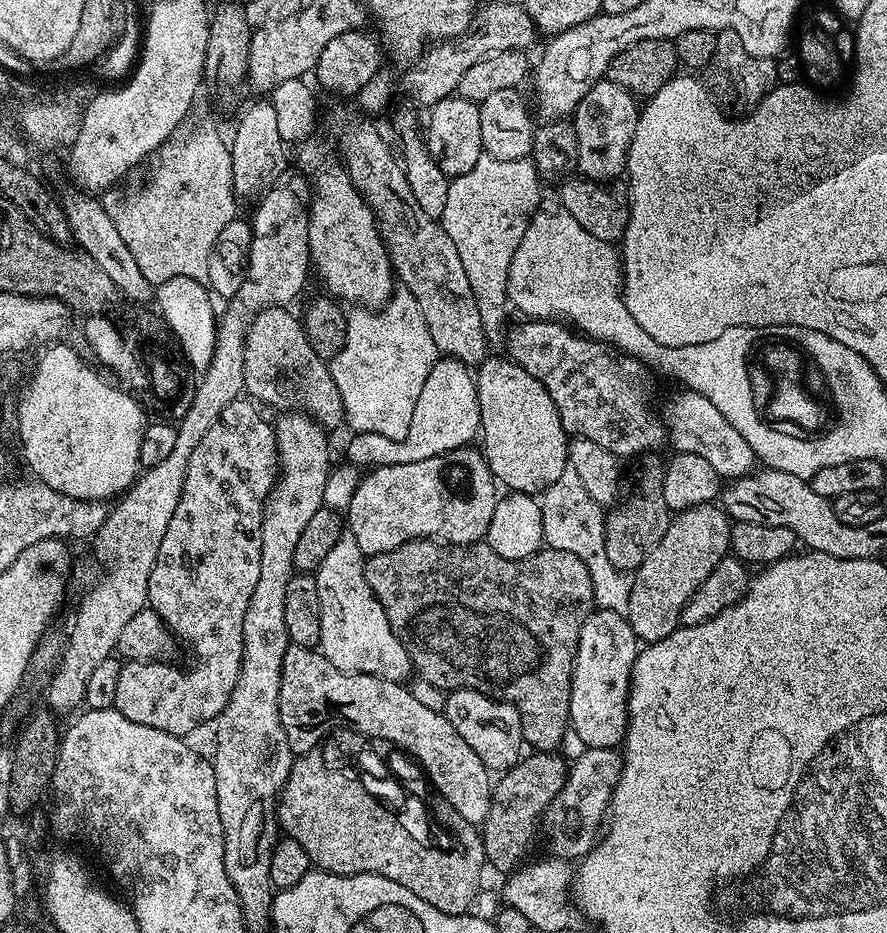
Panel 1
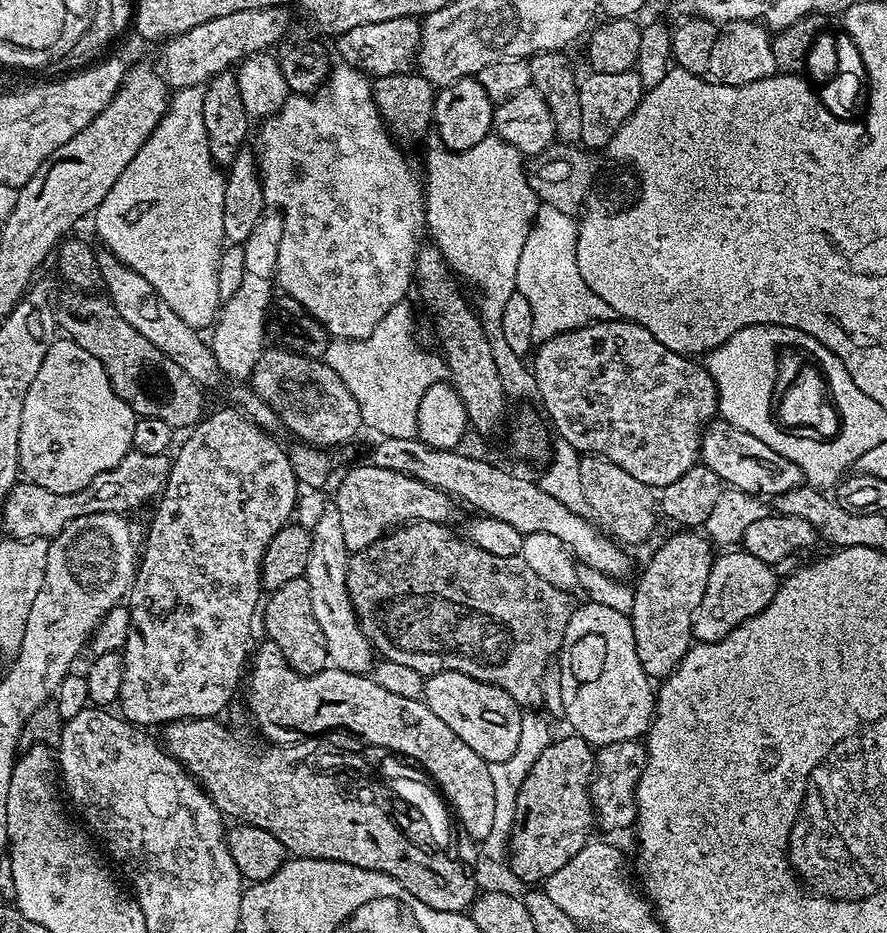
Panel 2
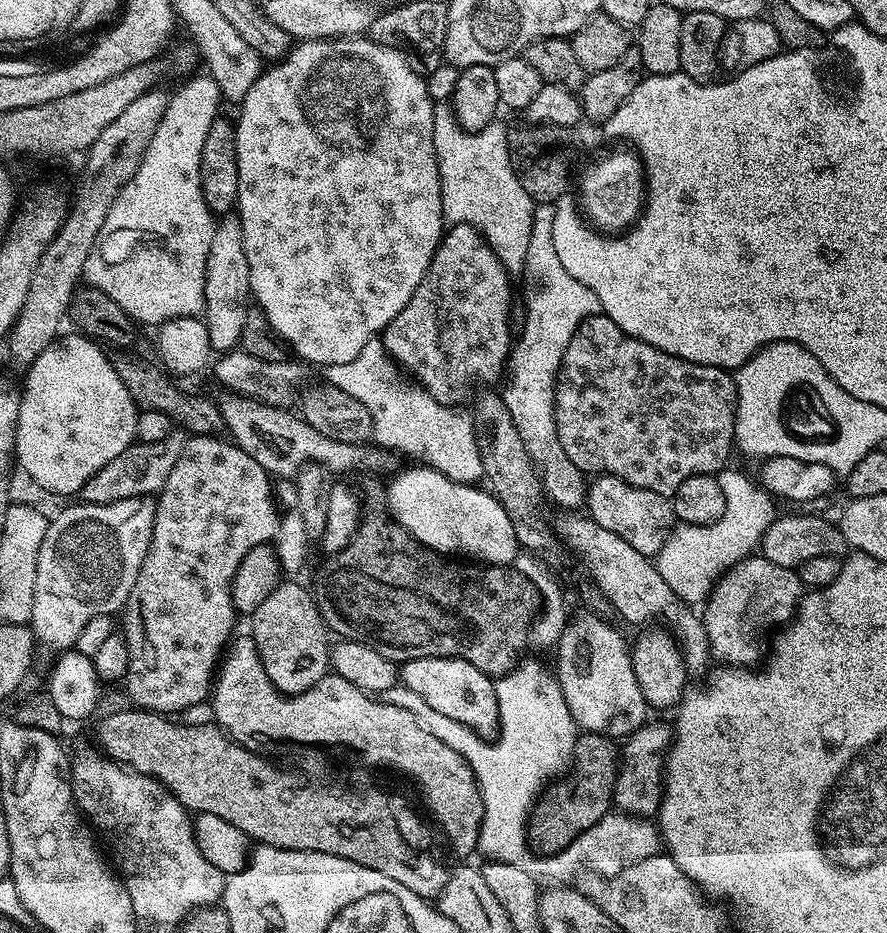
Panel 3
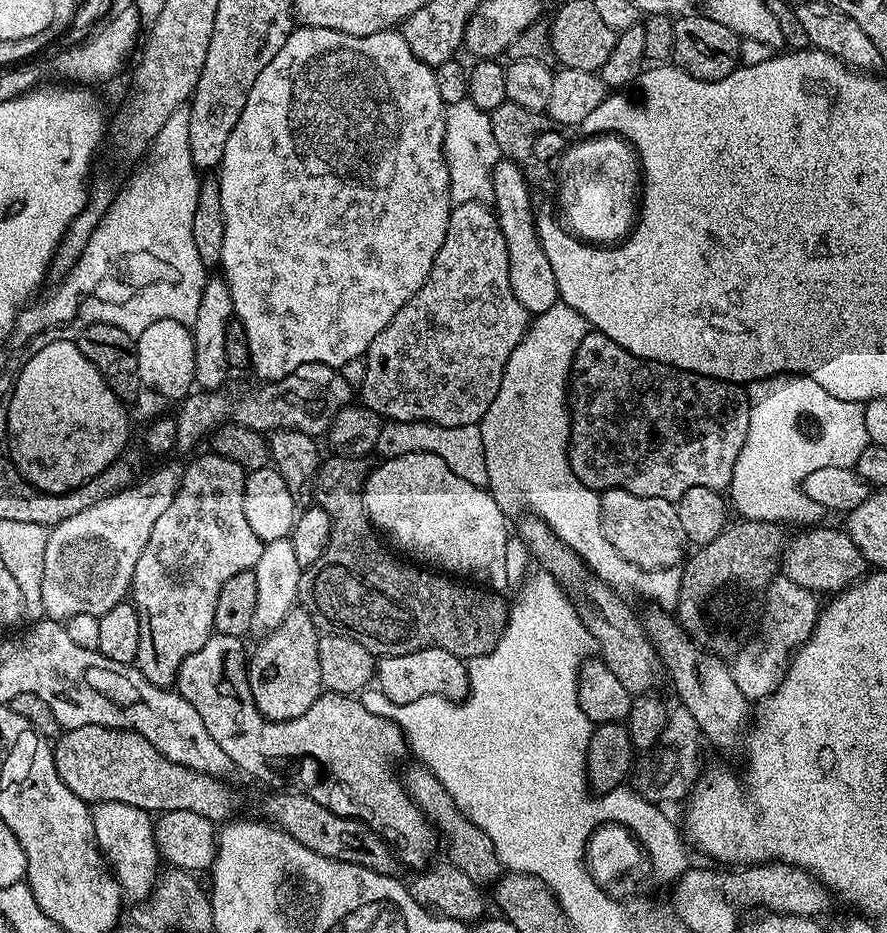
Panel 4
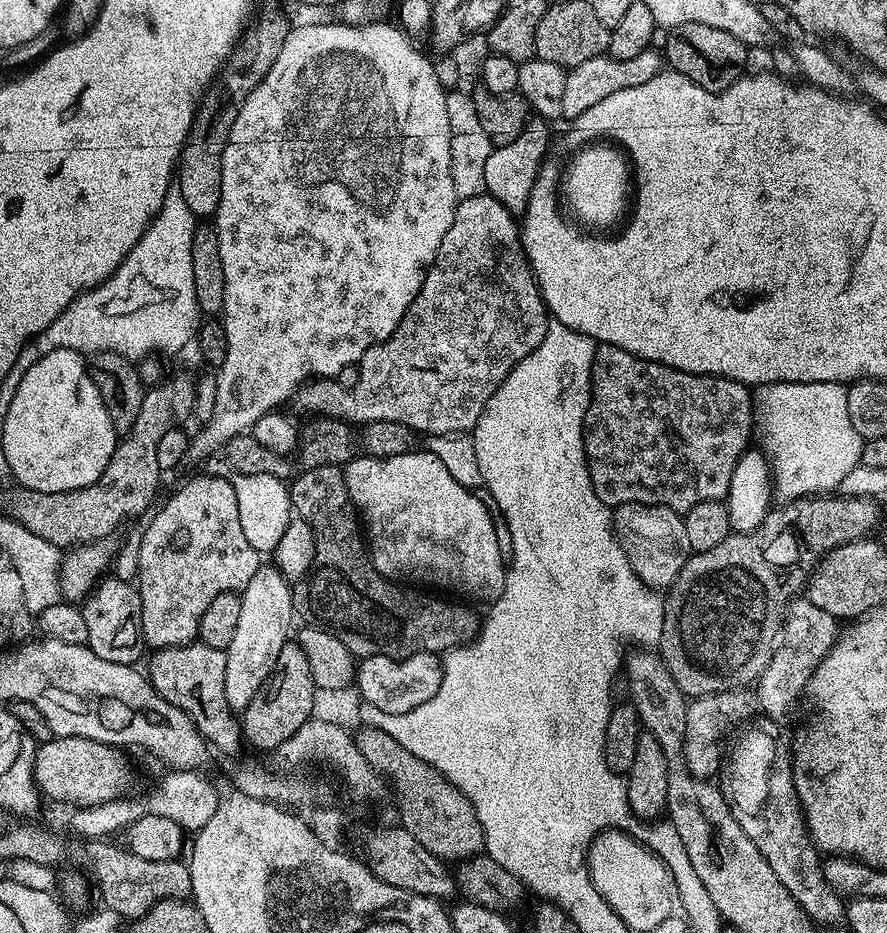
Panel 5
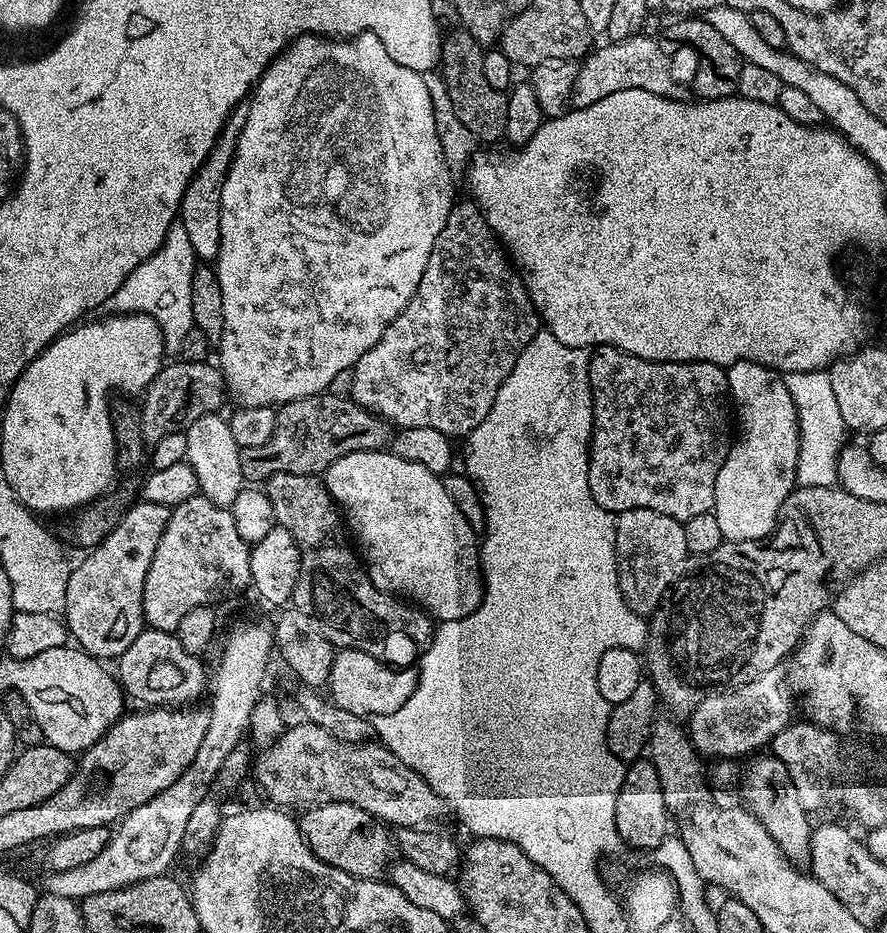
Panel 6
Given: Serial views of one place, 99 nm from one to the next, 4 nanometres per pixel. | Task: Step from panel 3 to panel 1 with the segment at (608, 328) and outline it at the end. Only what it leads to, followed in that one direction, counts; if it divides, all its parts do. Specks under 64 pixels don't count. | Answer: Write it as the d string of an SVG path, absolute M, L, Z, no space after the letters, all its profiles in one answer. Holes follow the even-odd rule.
M528 318L520 323L524 324L516 324L513 328L511 325L507 329L507 355L547 388L560 410L562 424L567 433L576 438L598 442L621 458L627 456L640 458L660 450L656 448L662 447L663 444L665 446L664 421L657 413L656 416L652 413L652 400L648 397L648 382L645 377L649 369L640 360L629 354L618 354L617 349L605 341L581 334L571 327L563 328L560 322L552 318L547 320Z

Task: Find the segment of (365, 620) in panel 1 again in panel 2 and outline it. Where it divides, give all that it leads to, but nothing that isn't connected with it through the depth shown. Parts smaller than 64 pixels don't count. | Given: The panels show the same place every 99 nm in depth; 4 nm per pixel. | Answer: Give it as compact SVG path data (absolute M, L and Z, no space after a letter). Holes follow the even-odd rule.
M328 506L316 525L310 529L312 533L312 549L308 555L308 562L304 567L303 579L308 580L310 586L311 605L313 613L321 627L323 637L326 638L326 650L333 668L341 668L347 672L367 673L374 664L374 649L372 643L364 637L360 629L360 620L356 616L356 605L352 603L348 593L348 562L350 553L346 542L342 542L342 521L338 519L338 510Z

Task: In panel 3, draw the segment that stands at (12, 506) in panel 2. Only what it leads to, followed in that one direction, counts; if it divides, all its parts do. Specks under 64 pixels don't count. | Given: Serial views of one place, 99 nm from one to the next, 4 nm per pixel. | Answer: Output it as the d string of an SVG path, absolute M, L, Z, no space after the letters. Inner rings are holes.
M174 430L162 442L134 442L114 462L107 464L101 472L94 474L90 482L78 493L85 504L108 504L122 502L123 499L155 497L166 486L166 478L174 471L174 466L182 458L186 443L183 431Z

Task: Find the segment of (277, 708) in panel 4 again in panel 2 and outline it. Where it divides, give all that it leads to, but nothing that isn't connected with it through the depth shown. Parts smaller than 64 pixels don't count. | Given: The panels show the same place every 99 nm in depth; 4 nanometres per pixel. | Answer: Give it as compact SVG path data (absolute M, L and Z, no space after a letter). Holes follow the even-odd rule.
M306 579L291 580L282 587L273 589L272 596L265 601L262 608L262 620L264 616L264 628L267 633L265 635L276 644L276 648L283 654L284 660L296 672L304 675L312 675L318 673L321 669L327 667L329 663L328 651L326 650L326 638L323 633L318 620L313 613L313 606L311 605L310 586Z

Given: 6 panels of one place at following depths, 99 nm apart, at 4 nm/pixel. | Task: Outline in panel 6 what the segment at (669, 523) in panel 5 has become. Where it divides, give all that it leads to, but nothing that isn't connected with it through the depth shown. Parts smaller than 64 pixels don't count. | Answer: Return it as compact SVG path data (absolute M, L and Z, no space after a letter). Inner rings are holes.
M631 508L616 516L616 569L620 575L620 589L624 599L632 605L632 609L639 616L648 618L657 611L658 605L669 595L676 581L684 575L686 571L684 563L687 560L690 560L690 553L681 521L666 514L658 514L658 510L649 508Z

